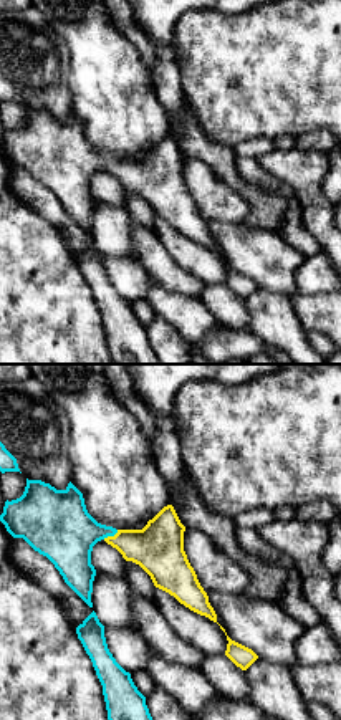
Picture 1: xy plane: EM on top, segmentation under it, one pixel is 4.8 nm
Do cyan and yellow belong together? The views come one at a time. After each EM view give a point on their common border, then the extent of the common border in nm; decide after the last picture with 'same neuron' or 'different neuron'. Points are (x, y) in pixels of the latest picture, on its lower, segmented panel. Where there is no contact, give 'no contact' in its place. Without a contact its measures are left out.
contact (110, 535); length 90 nm

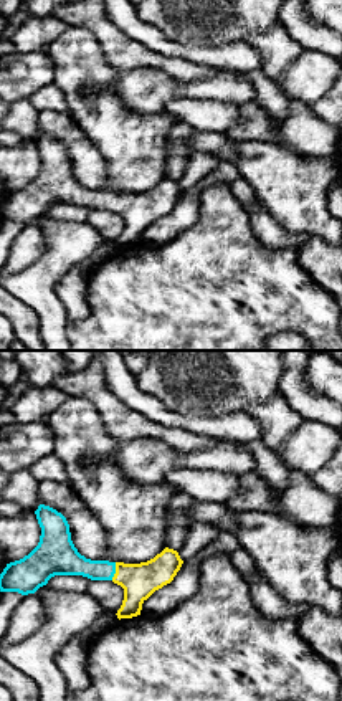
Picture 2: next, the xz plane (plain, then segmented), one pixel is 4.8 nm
contact (114, 571); length 90 nm

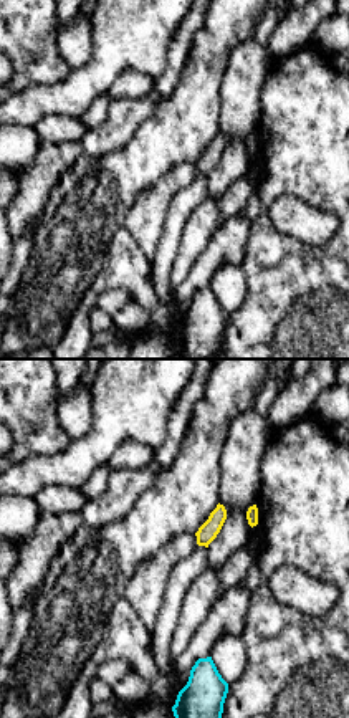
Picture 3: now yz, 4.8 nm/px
no contact

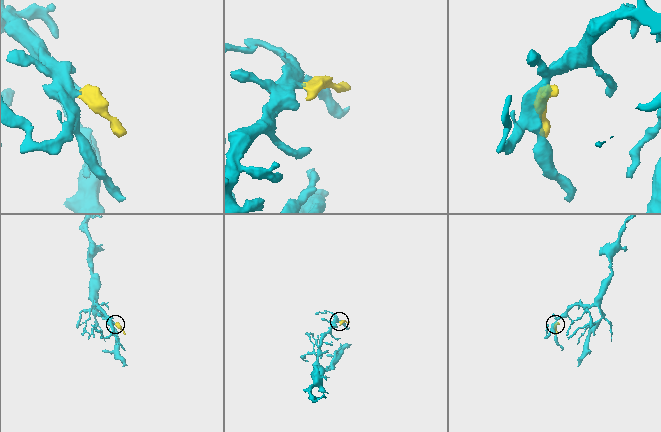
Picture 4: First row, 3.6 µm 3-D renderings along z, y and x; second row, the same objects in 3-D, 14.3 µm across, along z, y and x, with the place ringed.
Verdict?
same neuron

